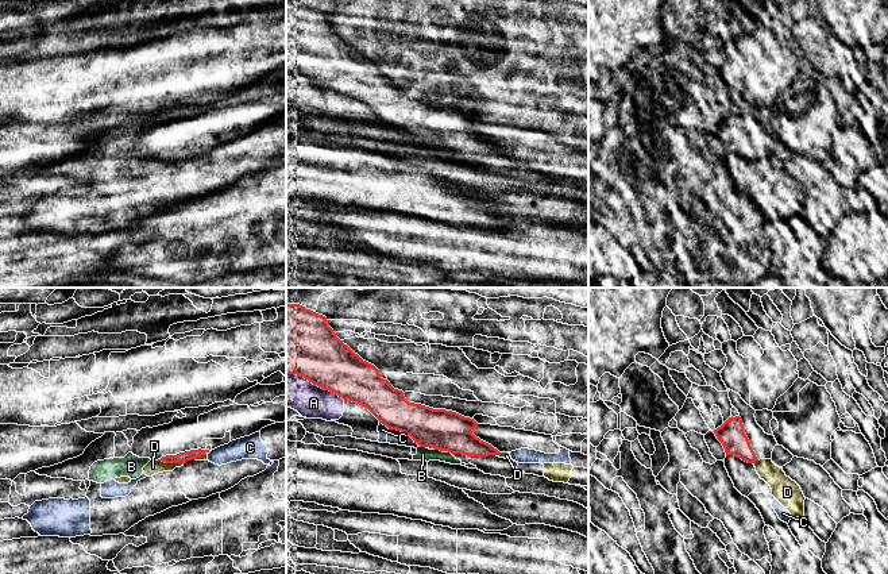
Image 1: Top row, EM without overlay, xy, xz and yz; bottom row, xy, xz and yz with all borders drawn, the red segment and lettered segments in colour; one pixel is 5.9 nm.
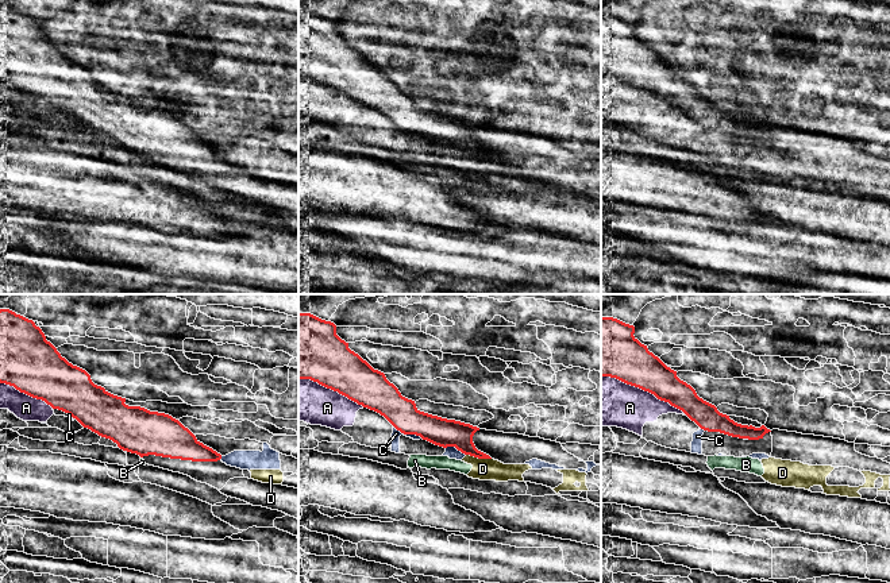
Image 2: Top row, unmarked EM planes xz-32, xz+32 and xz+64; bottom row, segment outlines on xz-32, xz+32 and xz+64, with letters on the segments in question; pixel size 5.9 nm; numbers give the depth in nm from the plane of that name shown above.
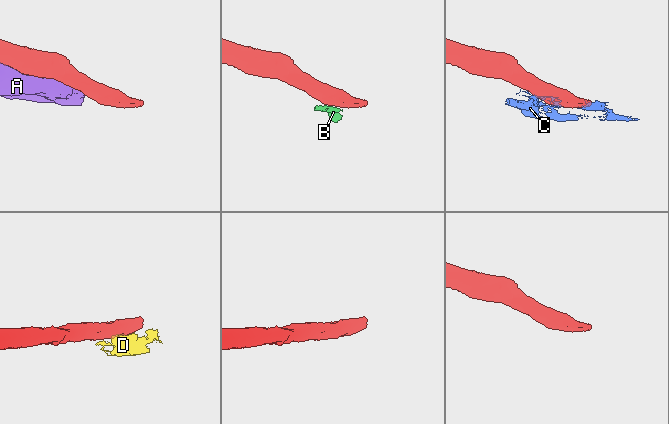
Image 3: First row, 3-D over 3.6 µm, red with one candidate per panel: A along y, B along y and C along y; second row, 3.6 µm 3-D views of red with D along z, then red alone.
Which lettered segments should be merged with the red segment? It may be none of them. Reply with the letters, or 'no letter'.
no letter

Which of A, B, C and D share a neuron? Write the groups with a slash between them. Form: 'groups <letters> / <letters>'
groups A B C D

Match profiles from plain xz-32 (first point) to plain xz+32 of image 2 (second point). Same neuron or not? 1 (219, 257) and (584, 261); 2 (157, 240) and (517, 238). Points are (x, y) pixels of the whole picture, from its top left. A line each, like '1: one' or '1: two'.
1: one
2: one

